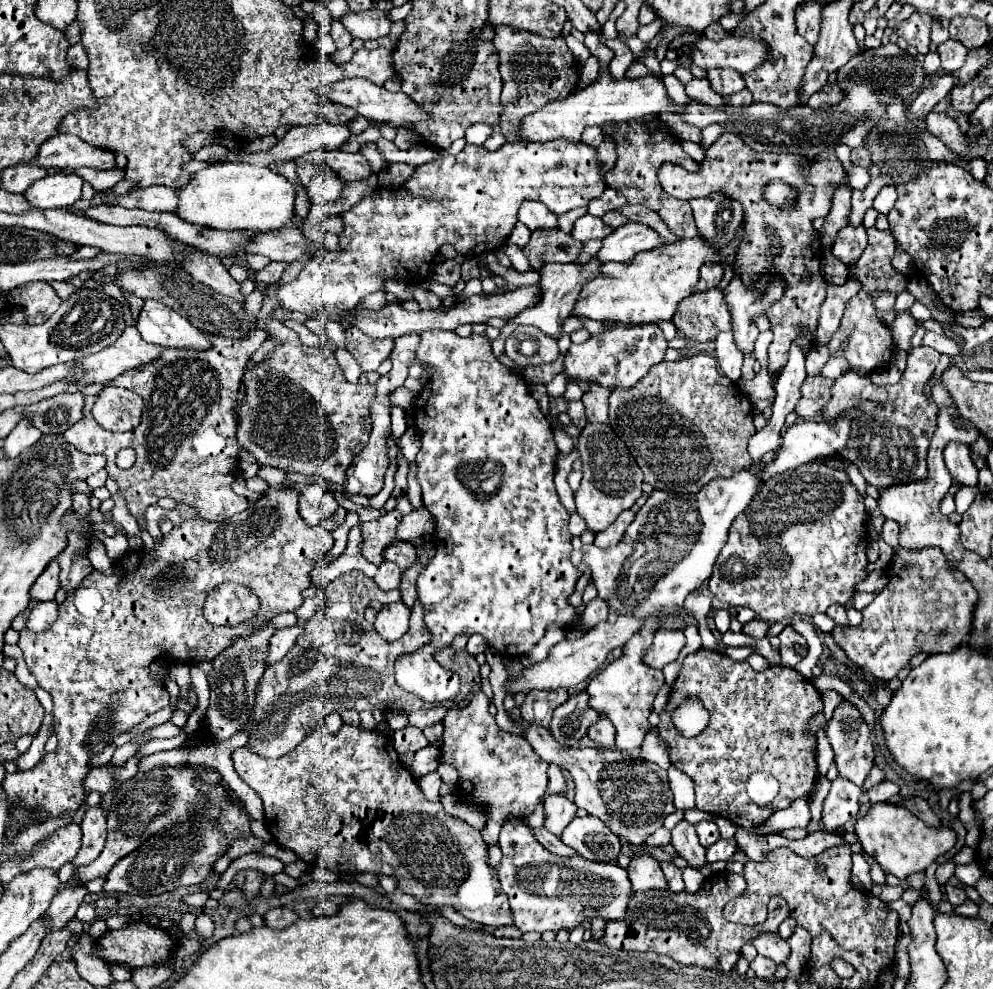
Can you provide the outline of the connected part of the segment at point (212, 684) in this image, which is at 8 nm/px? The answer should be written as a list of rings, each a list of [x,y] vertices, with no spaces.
[[[265,624],[261,628],[255,628],[253,634],[249,636],[239,636],[235,644],[227,646],[213,662],[211,662],[211,672],[207,674],[209,680],[209,708],[205,714],[205,724],[213,738],[217,742],[231,738],[235,732],[243,728],[247,722],[247,716],[253,712],[255,706],[255,688],[259,678],[263,676],[267,668],[267,650],[269,650],[269,638],[273,636],[275,628],[271,624]]]

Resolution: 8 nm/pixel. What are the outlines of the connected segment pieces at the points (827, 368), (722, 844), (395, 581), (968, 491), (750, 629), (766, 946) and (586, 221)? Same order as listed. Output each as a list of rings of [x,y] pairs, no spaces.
[[[832,356],[823,367],[821,375],[825,378],[835,380],[847,370],[849,370],[849,364],[844,357]]]
[[[721,838],[711,848],[707,848],[707,860],[709,862],[717,862],[717,860],[729,862],[735,852],[737,852],[737,840],[735,838],[729,838],[729,840]]]
[[[383,562],[377,570],[377,574],[373,576],[373,582],[381,588],[381,590],[393,590],[399,586],[399,580],[401,580],[401,572],[399,568],[395,568],[395,564],[391,562]]]
[[[962,486],[959,489],[959,492],[955,494],[956,512],[963,514],[965,511],[967,511],[976,495],[977,486]]]
[[[753,620],[743,626],[743,634],[751,636],[751,638],[763,638],[763,636],[767,636],[767,630],[769,630],[769,624],[763,620]]]
[[[771,934],[759,936],[759,940],[753,940],[753,946],[757,948],[757,952],[761,956],[773,960],[777,966],[785,964],[787,958],[789,958],[789,954],[791,954],[789,944],[785,940],[781,940],[779,934],[775,934],[775,936],[771,936]]]
[[[585,214],[581,216],[577,222],[575,222],[575,228],[571,232],[571,236],[579,242],[589,242],[589,240],[597,240],[597,238],[605,238],[609,236],[613,230],[607,228],[607,224],[603,224],[601,218],[595,218],[591,214]]]

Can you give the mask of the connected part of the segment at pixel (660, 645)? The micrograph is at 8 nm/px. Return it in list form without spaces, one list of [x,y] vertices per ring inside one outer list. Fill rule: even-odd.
[[[661,628],[655,632],[655,640],[651,648],[643,654],[643,662],[651,668],[663,670],[665,664],[675,662],[679,656],[679,650],[685,646],[683,630],[667,630]]]

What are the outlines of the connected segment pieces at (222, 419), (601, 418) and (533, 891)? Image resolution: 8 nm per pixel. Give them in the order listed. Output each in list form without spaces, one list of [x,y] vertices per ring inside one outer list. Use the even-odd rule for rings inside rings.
[[[265,330],[251,332],[247,340],[227,340],[227,338],[209,336],[213,342],[213,348],[207,352],[165,350],[165,352],[161,352],[161,356],[157,360],[153,360],[145,366],[127,370],[107,384],[101,384],[101,386],[89,384],[81,390],[85,394],[85,418],[79,424],[73,424],[65,432],[65,438],[77,450],[81,450],[85,454],[103,454],[107,458],[107,472],[119,484],[119,494],[125,498],[129,514],[139,522],[141,530],[147,530],[145,510],[151,504],[157,504],[157,500],[163,496],[175,498],[177,502],[191,506],[207,522],[221,522],[221,520],[227,520],[233,514],[249,508],[249,502],[231,490],[231,484],[237,478],[237,466],[239,466],[237,454],[241,450],[241,446],[237,444],[237,438],[235,438],[235,422],[237,422],[235,404],[237,404],[237,390],[239,390],[241,378],[247,368],[247,360],[261,346],[265,336],[267,336]],[[107,386],[127,388],[143,398],[143,402],[145,402],[143,418],[137,428],[133,428],[129,432],[109,432],[95,422],[95,418],[91,416],[91,408],[93,408],[95,398],[101,394],[99,390],[103,390]],[[121,448],[133,448],[137,452],[137,460],[129,470],[121,470],[115,464],[115,456]]]
[[[591,384],[591,392],[587,392],[583,396],[587,422],[609,424],[609,418],[607,418],[607,398],[609,398],[609,394],[611,392],[607,392],[607,388],[599,388],[599,386]]]
[[[511,820],[503,824],[499,846],[503,850],[503,858],[497,866],[497,876],[503,892],[509,896],[513,924],[521,932],[571,932],[573,928],[583,926],[587,918],[603,918],[607,922],[625,920],[633,890],[627,870],[621,866],[591,862],[581,856],[555,856],[535,840],[523,820]]]

